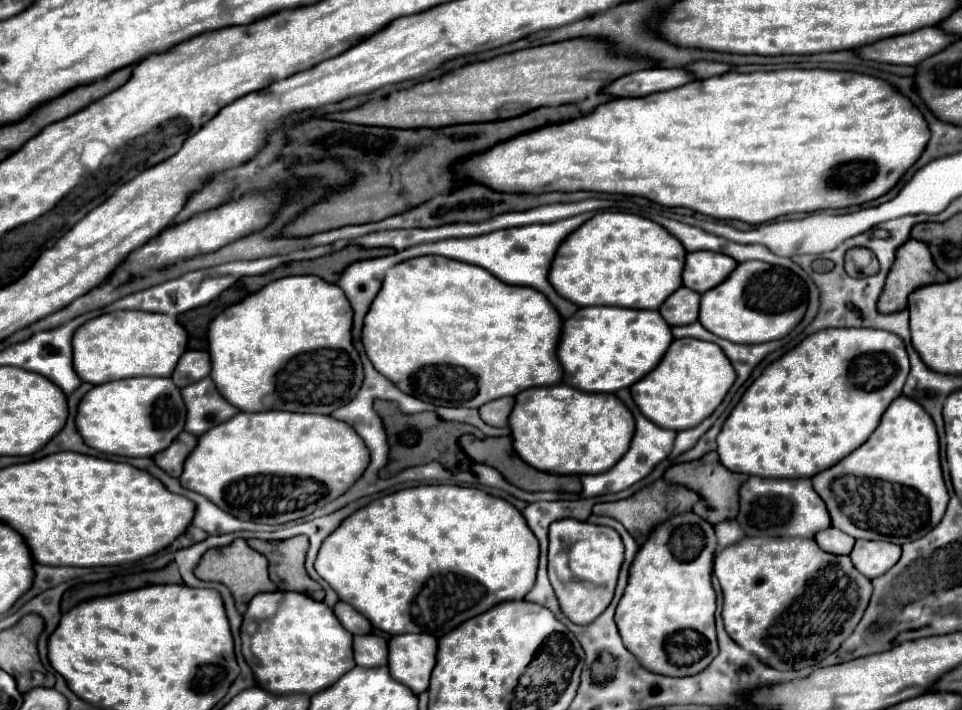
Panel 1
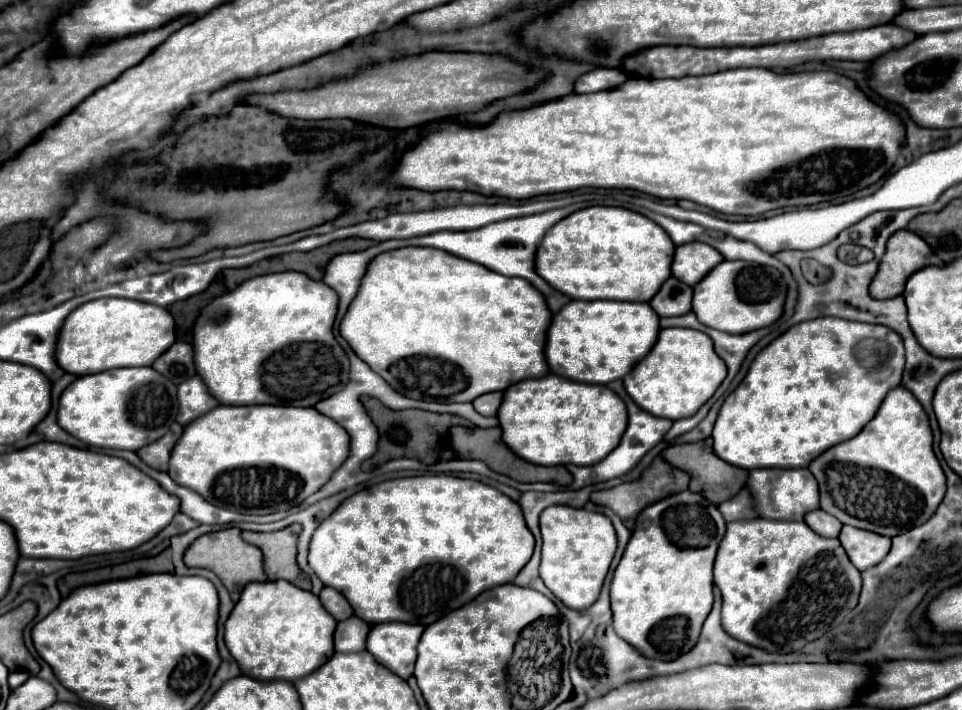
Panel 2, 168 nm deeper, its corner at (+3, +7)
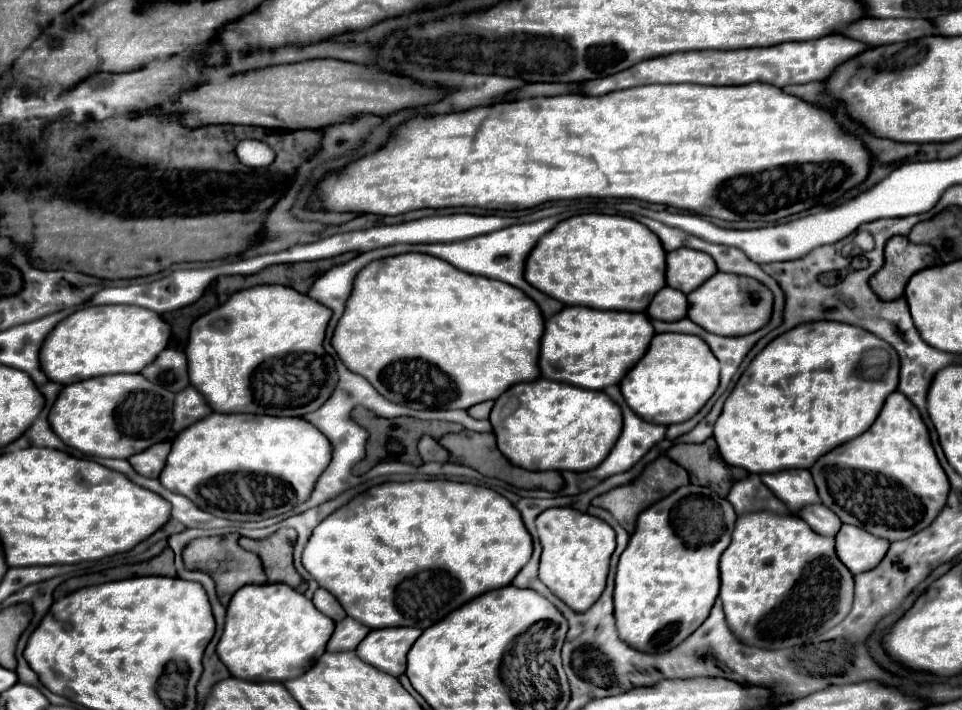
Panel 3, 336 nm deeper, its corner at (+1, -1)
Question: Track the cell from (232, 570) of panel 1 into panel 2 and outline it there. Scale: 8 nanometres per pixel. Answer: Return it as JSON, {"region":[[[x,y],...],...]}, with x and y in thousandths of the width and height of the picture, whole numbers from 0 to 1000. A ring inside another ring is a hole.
{"region":[[[239,742],[239,745],[231,745],[225,751],[216,751],[206,756],[198,773],[191,779],[191,793],[195,799],[210,799],[210,801],[218,801],[222,804],[229,818],[235,824],[235,830],[239,832],[241,844],[247,846],[249,832],[262,821],[262,818],[277,818],[274,801],[272,801],[272,776],[268,776],[268,770],[258,768],[252,756],[249,756],[249,745],[247,742]]]}

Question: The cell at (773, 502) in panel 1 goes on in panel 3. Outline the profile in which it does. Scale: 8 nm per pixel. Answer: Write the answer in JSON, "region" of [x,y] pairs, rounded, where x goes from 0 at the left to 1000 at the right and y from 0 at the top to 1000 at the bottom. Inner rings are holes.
{"region":[[[823,661],[823,663],[792,669],[792,677],[798,689],[802,689],[802,694],[809,703],[813,703],[819,711],[823,723],[830,723],[834,714],[852,706],[840,661]]]}

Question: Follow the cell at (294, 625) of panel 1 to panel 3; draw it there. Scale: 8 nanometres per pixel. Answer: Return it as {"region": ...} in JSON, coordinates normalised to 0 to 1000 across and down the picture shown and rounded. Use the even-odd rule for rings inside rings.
{"region":[[[295,821],[254,824],[235,858],[233,892],[225,908],[229,931],[241,954],[256,959],[299,959],[337,920],[347,889],[347,875],[333,866],[322,844]]]}

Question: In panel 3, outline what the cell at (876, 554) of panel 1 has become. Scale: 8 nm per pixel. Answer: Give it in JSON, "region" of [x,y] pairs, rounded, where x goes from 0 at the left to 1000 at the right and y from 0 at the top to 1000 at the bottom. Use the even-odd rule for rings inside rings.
{"region":[[[875,739],[869,751],[869,779],[886,807],[898,807],[911,799],[919,787],[923,768],[921,759],[902,754],[896,742]]]}

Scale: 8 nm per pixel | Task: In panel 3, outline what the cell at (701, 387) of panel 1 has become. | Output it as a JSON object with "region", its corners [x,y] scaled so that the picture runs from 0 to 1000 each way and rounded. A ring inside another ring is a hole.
{"region":[[[682,469],[674,494],[657,523],[644,537],[649,565],[661,585],[676,596],[701,599],[723,585],[742,556],[748,534],[748,511],[726,472]]]}

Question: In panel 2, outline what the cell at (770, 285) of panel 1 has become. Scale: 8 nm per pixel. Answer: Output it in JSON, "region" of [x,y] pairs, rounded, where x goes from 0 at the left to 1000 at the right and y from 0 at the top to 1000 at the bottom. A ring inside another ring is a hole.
{"region":[[[751,368],[721,404],[719,438],[726,452],[761,472],[786,466],[802,458],[815,441],[819,401],[813,385],[805,376],[794,376],[780,368]]]}

